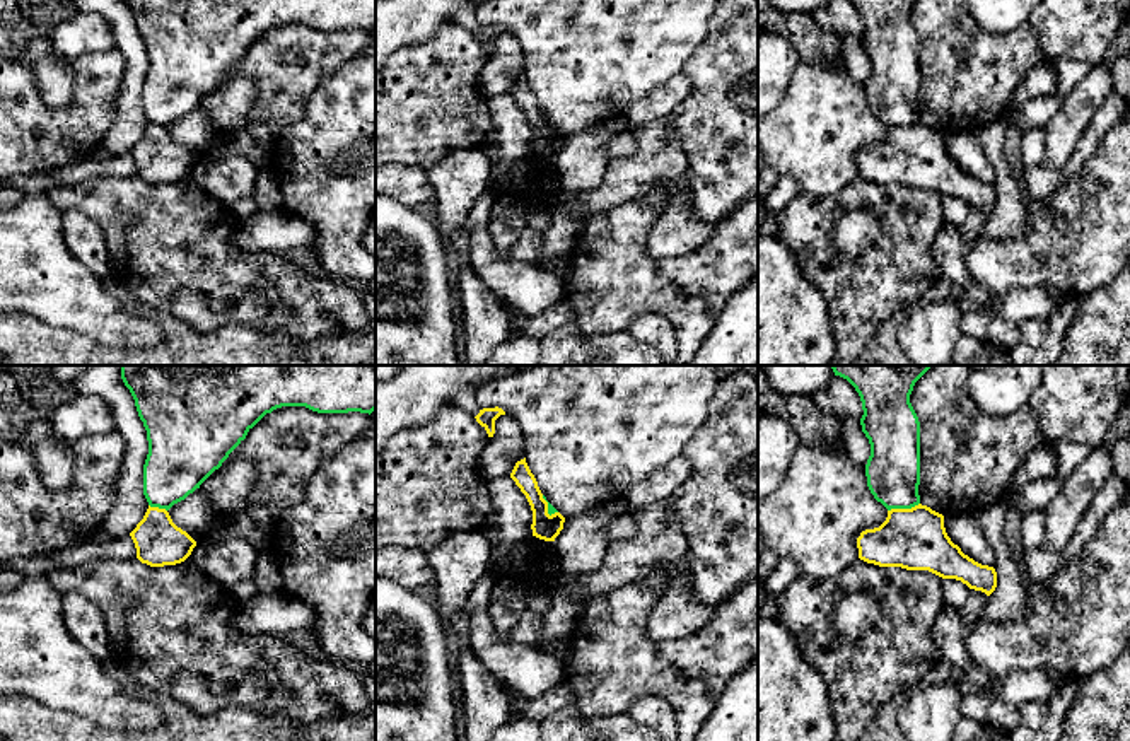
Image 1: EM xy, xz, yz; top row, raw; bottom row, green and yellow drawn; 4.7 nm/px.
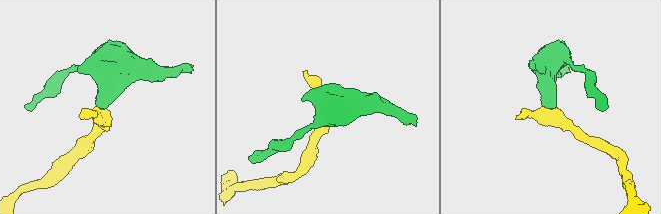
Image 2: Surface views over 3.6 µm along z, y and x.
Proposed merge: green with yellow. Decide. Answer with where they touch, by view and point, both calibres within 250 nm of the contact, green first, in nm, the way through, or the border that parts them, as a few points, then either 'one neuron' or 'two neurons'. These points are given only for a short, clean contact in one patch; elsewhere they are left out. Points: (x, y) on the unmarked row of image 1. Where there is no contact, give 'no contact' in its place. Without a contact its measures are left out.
contact yz (903, 125); calibres 260 and 300 nm; border yz (919, 120), (910, 125), (891, 125), (888, 128); two neurons

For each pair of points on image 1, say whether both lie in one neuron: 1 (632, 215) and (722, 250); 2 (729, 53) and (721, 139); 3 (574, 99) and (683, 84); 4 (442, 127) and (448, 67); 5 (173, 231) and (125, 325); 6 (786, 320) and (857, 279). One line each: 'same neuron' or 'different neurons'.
1: same neuron
2: same neuron
3: different neurons
4: same neuron
5: different neurons
6: different neurons

